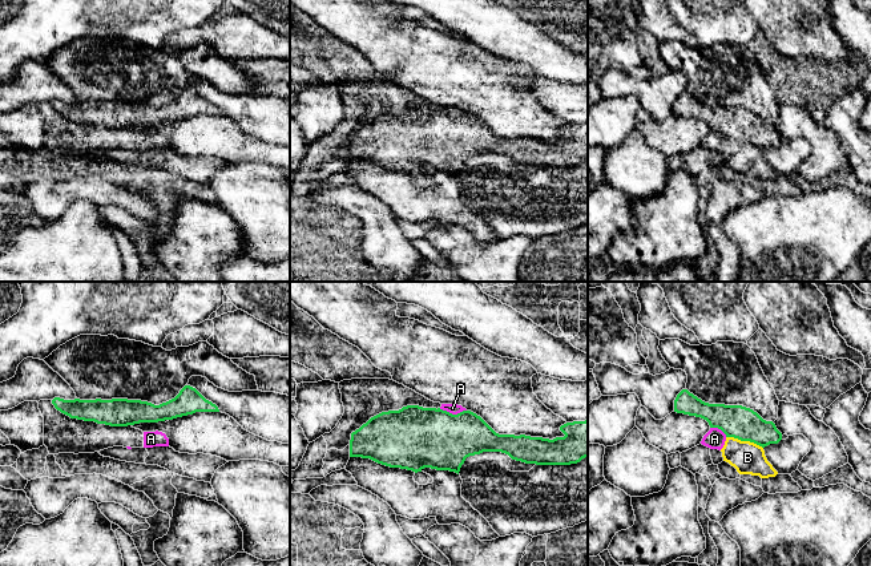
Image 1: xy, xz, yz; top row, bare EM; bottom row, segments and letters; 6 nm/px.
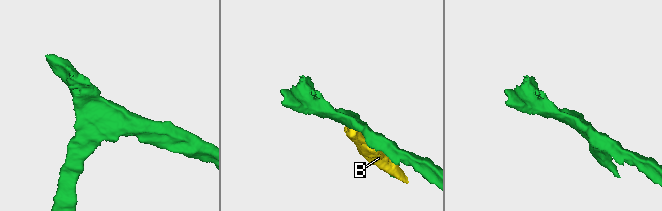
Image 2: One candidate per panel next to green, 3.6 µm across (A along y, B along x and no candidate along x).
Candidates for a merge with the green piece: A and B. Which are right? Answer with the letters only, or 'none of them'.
none of them

